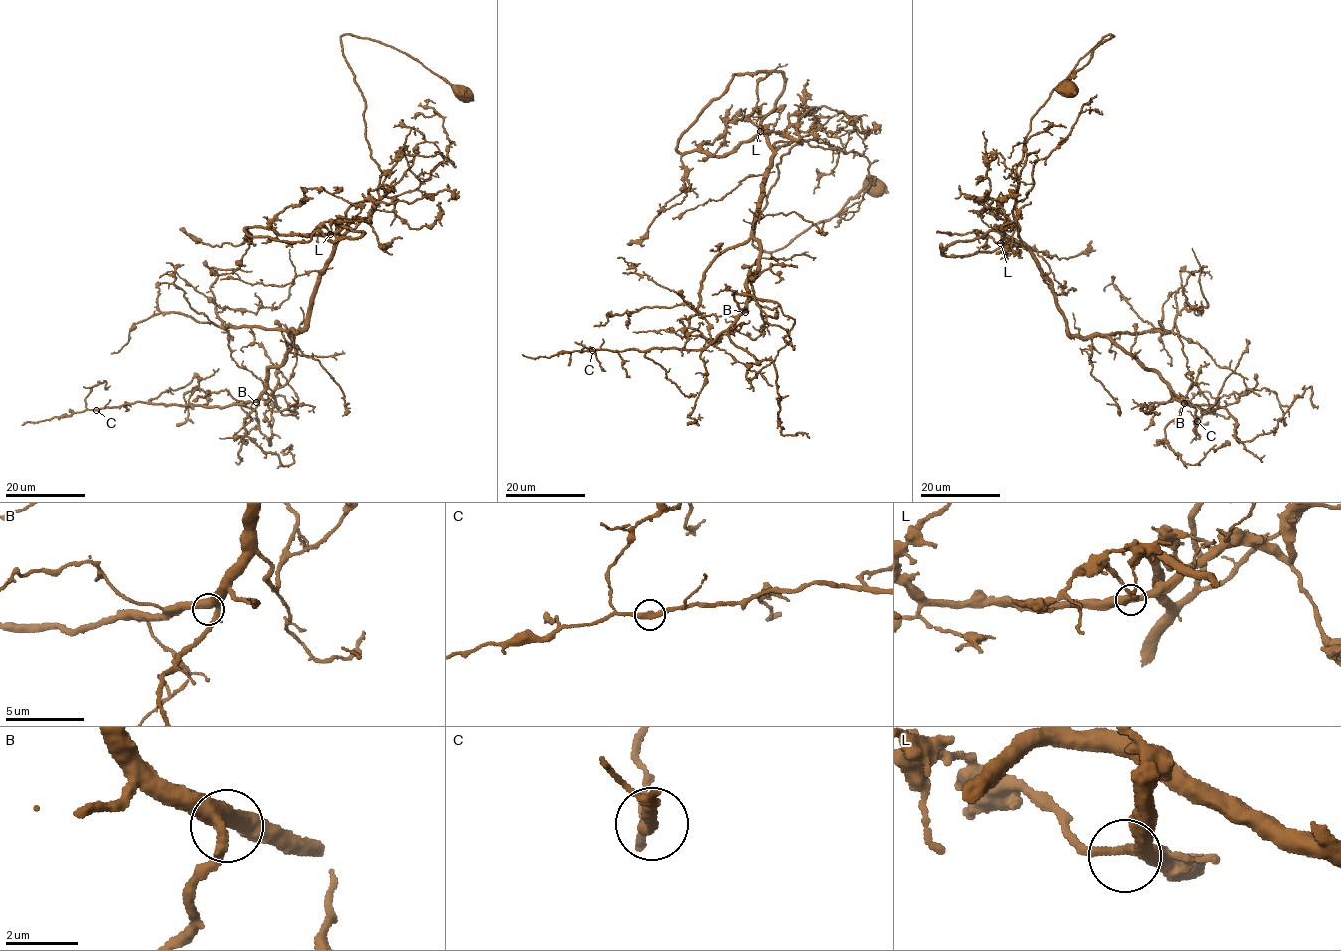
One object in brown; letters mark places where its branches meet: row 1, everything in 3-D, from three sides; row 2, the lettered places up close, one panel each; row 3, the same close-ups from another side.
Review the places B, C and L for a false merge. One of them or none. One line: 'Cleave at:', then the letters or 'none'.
Cleave at: none

